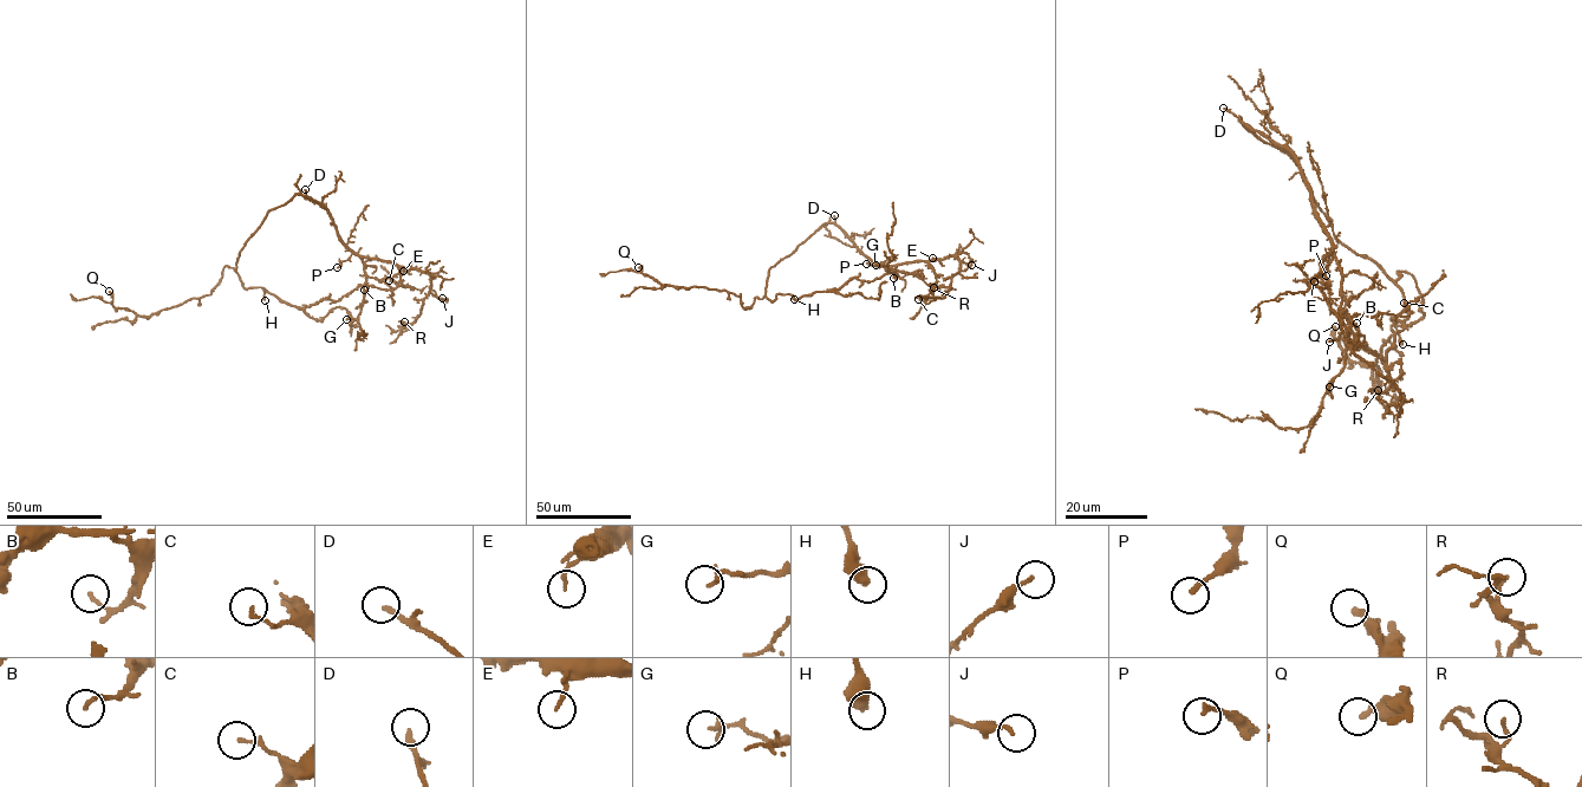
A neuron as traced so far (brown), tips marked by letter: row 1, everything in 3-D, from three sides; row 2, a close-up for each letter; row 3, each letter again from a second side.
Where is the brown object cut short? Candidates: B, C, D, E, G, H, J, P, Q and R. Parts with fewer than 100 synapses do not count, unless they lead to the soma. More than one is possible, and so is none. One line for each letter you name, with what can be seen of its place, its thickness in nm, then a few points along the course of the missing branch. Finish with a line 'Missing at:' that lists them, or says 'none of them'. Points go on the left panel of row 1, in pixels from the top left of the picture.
D: place (305, 189); calibre 200 nm; course (305, 189), (301, 168), (264, 124), (256, 103), (252, 80), (271, 58)
Missing at: D

